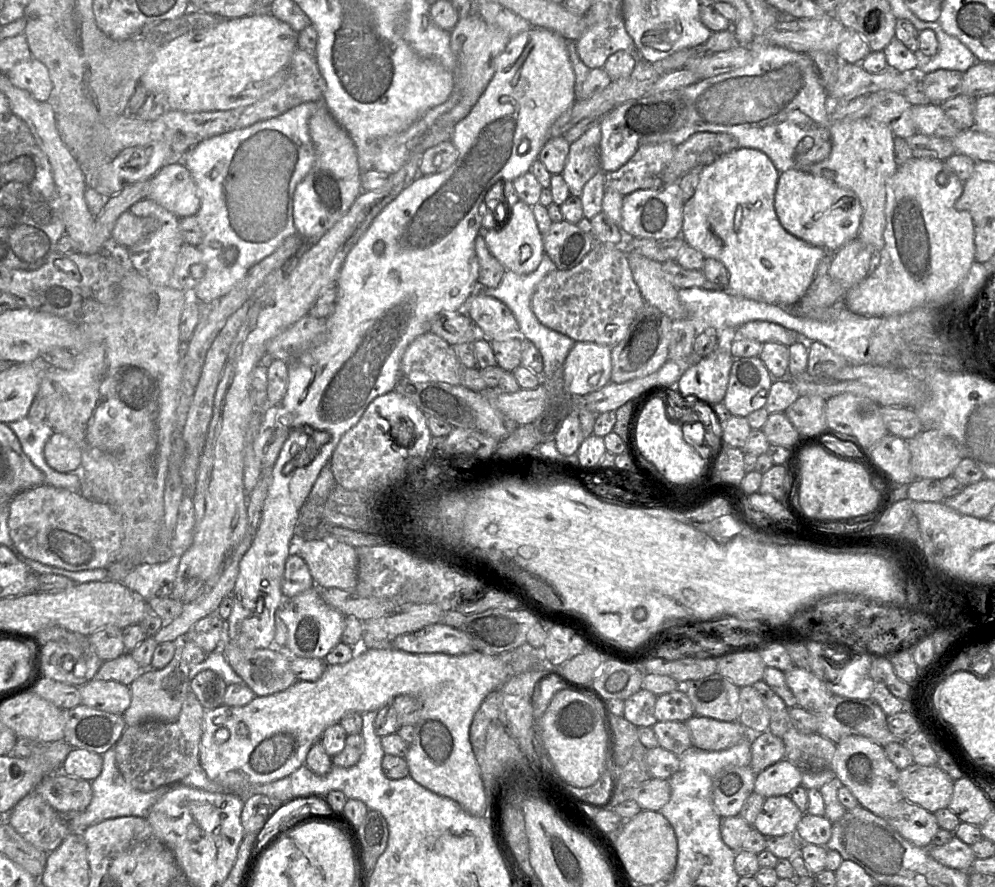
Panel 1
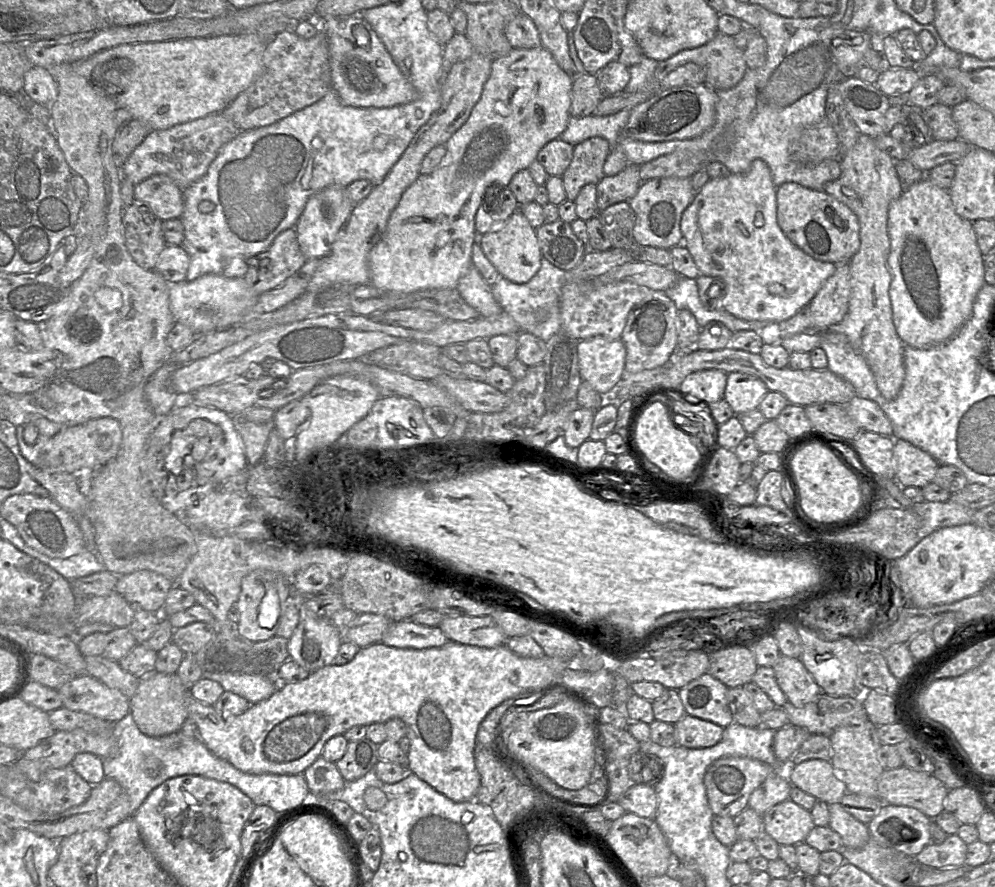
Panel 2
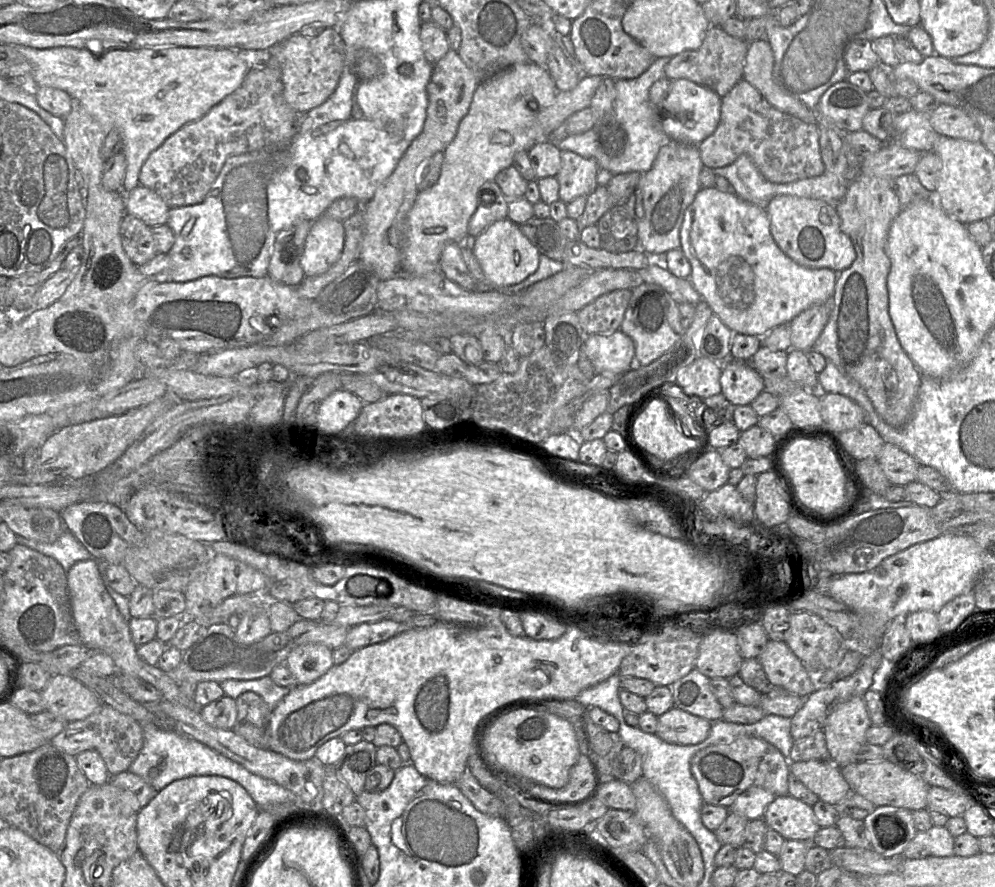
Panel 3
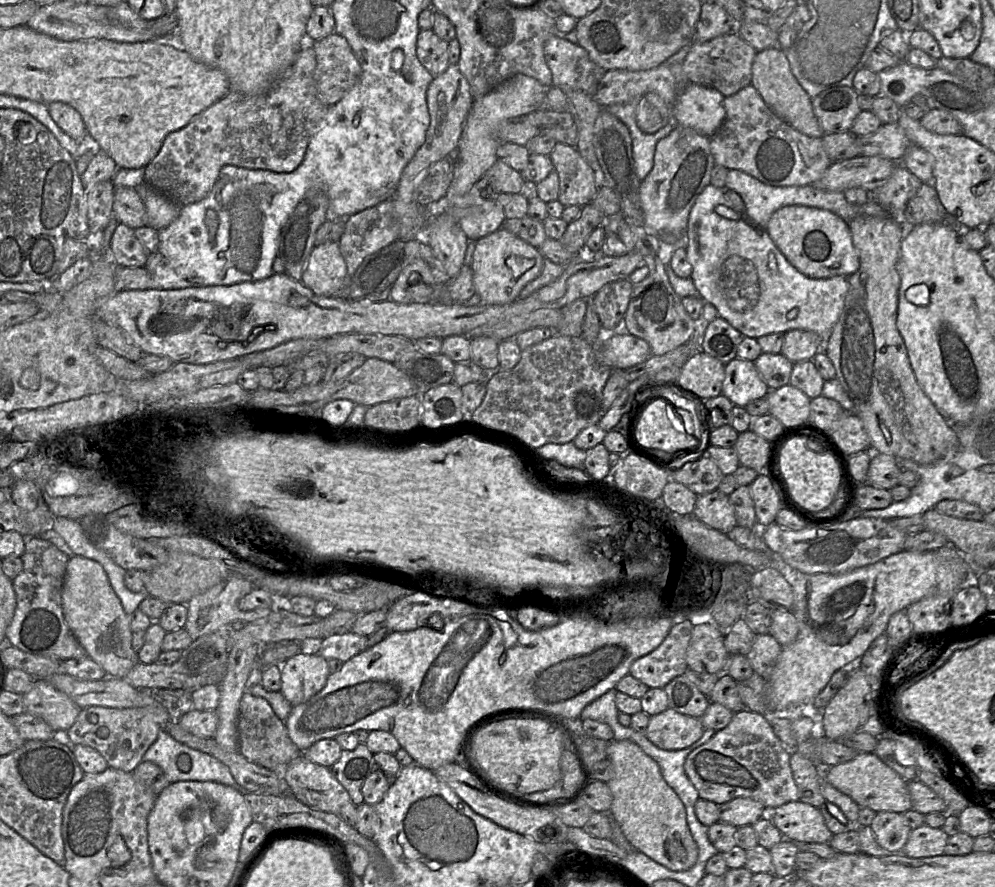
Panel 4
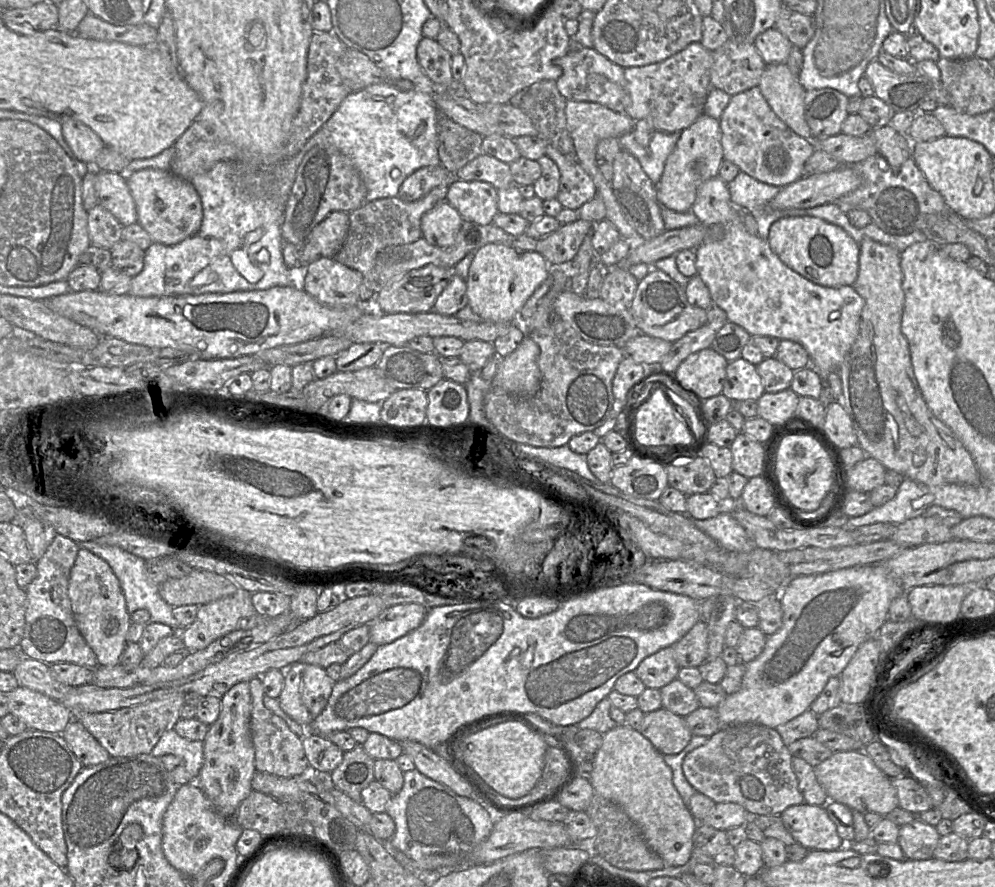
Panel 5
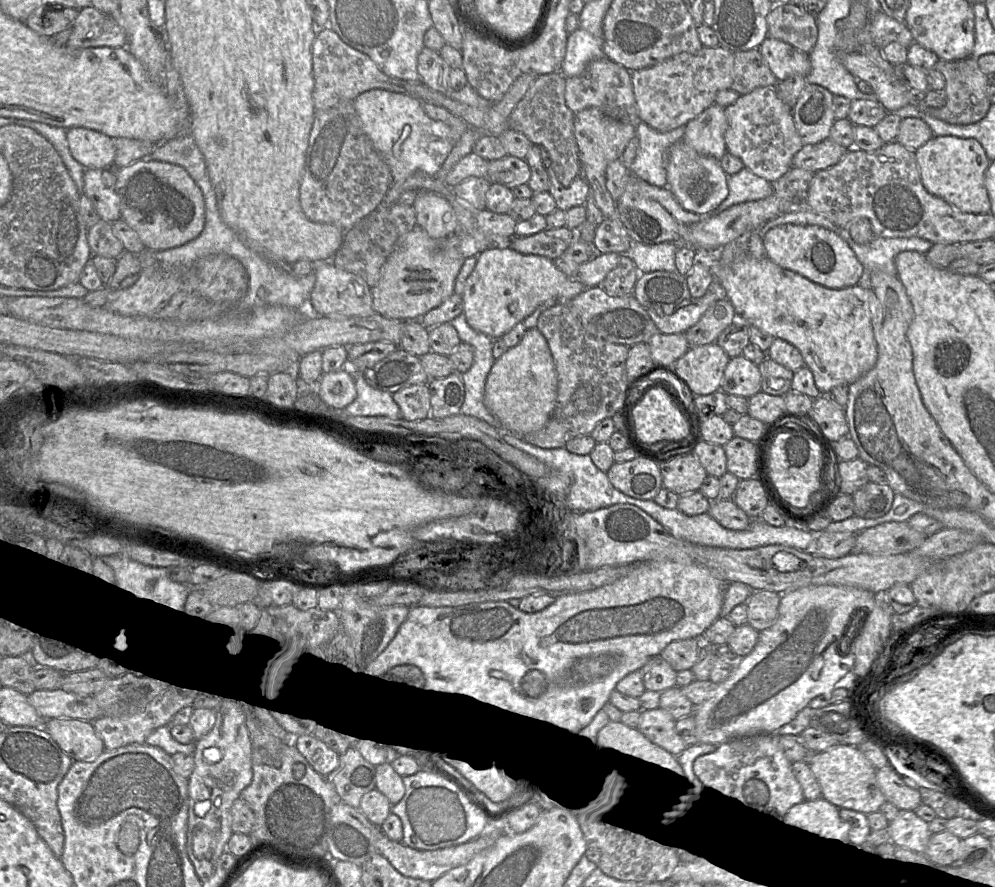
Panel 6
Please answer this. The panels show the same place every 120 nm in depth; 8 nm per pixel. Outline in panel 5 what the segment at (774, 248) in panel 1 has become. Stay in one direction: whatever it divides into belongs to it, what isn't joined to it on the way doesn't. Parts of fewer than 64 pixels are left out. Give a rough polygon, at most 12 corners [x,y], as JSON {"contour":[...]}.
{"contour":[[727,183],[691,211],[721,225],[697,274],[729,322],[801,344],[825,383],[863,298],[818,285],[746,231]]}

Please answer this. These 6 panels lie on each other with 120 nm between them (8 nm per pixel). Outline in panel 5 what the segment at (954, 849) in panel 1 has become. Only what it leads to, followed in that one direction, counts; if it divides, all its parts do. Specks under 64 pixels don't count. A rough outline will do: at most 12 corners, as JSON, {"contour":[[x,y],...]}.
{"contour":[[916,817],[899,827],[906,859],[933,858],[940,835]]}

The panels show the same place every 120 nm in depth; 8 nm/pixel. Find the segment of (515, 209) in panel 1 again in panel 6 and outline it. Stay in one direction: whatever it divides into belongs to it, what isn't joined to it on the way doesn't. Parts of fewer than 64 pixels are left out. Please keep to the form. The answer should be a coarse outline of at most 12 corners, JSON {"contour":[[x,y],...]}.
{"contour":[[477,256],[463,313],[501,338],[538,306],[584,289],[549,258]]}

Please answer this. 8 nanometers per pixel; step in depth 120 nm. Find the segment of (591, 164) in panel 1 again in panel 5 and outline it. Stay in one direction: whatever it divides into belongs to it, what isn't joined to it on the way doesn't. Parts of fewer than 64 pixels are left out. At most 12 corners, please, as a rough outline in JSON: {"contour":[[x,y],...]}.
{"contour":[[550,144],[545,154],[559,169],[556,199],[577,211],[596,196],[578,161]]}

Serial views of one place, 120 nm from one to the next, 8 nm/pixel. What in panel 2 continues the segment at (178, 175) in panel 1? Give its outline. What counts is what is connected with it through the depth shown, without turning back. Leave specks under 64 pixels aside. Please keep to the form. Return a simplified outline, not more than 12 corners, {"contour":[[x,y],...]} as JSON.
{"contour":[[163,174],[136,185],[134,197],[163,222],[180,219],[183,190]]}

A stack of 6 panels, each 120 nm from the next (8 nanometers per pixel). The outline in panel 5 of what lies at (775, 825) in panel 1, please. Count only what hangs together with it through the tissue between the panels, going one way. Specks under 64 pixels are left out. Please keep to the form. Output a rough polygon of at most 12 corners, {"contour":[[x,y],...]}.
{"contour":[[804,802],[779,816],[809,851],[846,845],[825,806]]}

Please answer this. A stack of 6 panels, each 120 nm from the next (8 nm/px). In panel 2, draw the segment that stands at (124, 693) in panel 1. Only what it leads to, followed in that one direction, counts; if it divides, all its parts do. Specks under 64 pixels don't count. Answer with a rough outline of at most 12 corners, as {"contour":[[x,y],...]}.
{"contour":[[94,676],[58,688],[63,707],[117,722],[129,699]]}

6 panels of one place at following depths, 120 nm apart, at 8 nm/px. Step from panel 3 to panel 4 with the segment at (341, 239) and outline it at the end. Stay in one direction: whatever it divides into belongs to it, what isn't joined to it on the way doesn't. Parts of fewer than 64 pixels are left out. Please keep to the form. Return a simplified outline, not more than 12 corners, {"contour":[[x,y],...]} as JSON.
{"contour":[[339,242],[314,246],[301,282],[322,297],[347,283]]}

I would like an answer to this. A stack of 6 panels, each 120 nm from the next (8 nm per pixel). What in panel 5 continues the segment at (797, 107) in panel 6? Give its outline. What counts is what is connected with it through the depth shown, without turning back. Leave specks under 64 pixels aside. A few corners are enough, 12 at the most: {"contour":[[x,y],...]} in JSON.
{"contour":[[807,91],[804,115],[814,139],[841,133],[848,97]]}

